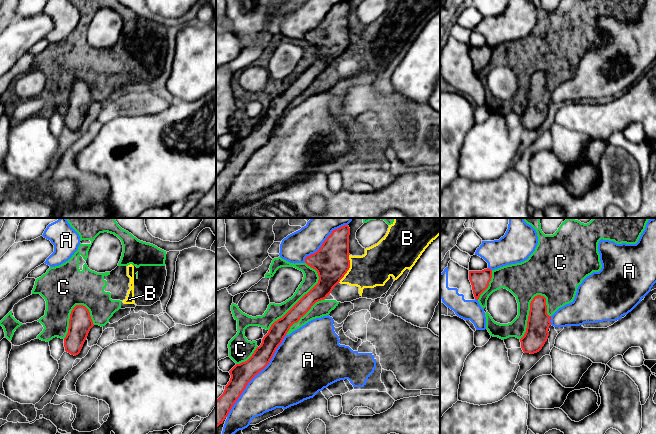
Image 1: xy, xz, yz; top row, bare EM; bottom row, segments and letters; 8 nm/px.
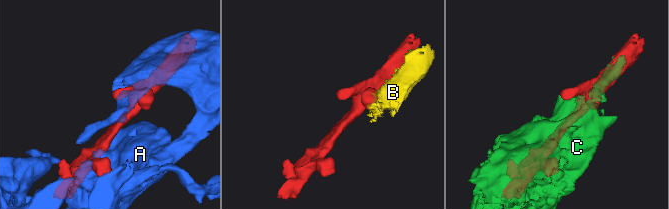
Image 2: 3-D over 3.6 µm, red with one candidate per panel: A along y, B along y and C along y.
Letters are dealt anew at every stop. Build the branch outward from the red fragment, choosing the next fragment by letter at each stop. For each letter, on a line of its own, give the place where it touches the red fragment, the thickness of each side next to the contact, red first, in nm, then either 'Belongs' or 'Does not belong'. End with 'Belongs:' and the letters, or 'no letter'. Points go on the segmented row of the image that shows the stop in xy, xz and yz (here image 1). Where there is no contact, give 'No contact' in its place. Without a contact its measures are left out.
A: Touches red at xz (254, 376). Thickness 180 nm (red) against 400 nm. Does not belong
B: Touches red at xz (349, 267). Thickness 280 nm (red) against 280 nm. Does not belong
C: Touches red at xz (304, 295). Thickness 170 nm (red) against 120 nm. Does not belong
Belongs: no letter

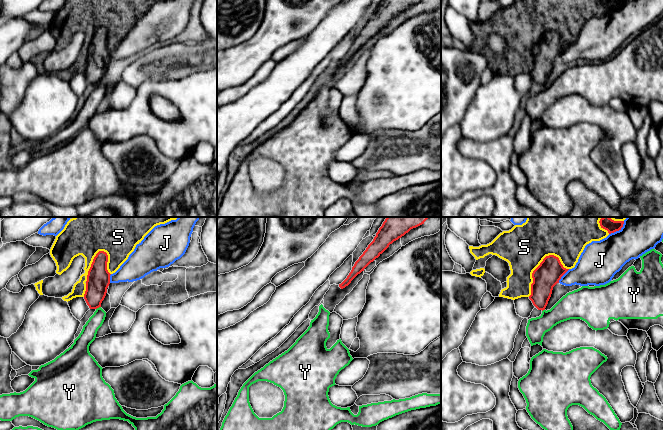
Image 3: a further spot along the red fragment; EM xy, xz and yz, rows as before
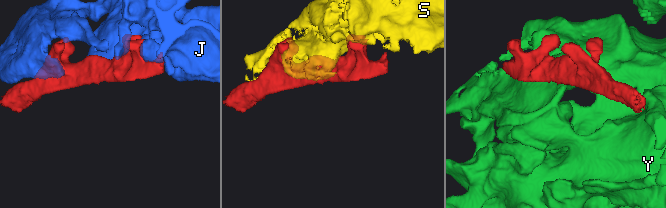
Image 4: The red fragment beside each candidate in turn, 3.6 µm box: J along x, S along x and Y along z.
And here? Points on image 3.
J: Touches red at yz (562, 275). Thickness 200 nm (red) against 260 nm. Does not belong
S: Touches red at yz (533, 271). Thickness 200 nm (red) against 360 nm. Does not belong
Y: Touches red at xy (98, 307). Thickness 190 nm (red) against 130 nm. Does not belong
Belongs: no letter

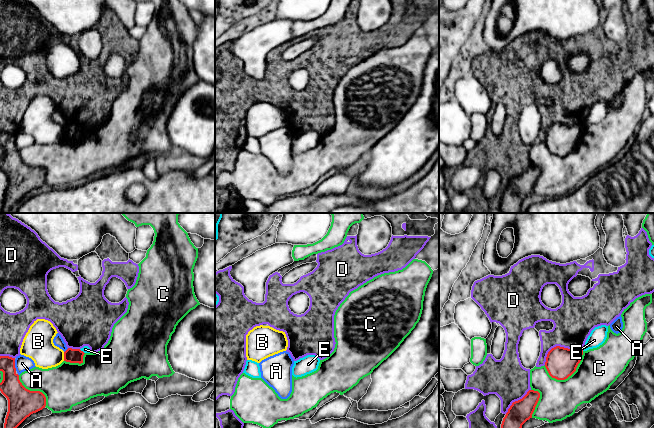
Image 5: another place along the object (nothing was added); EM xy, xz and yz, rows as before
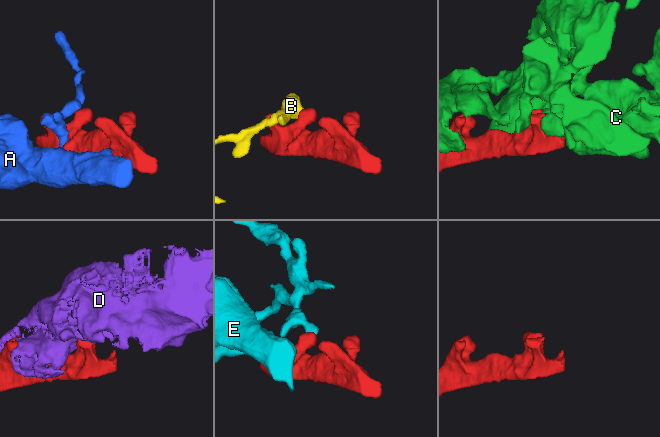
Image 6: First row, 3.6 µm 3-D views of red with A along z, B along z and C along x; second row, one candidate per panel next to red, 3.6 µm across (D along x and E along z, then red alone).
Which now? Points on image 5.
A: Touches red at xy (14, 365). Thickness 180 nm (red) against 130 nm. Does not belong
B: Touches red at xy (64, 356). Thickness 110 nm (red) against 240 nm. Does not belong
C: Touches red at yz (571, 374). Thickness 240 nm (red) against 320 nm. Does not belong
D: Touches red at yz (558, 346). Thickness 240 nm (red) against 320 nm. Does not belong
E: Touches red at xy (82, 351). Thickness 110 nm (red) against 60 nm. Does not belong
Belongs: no letter

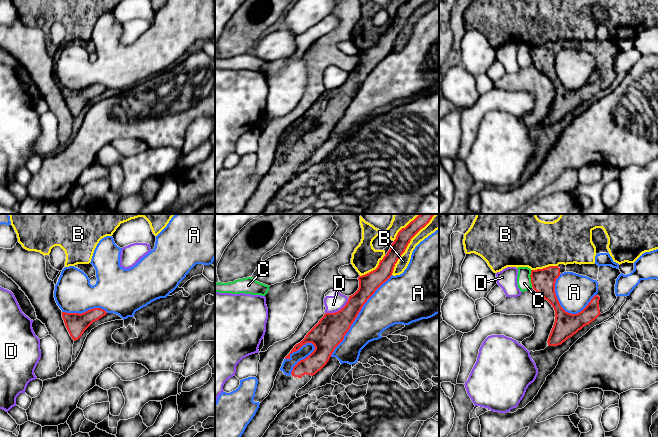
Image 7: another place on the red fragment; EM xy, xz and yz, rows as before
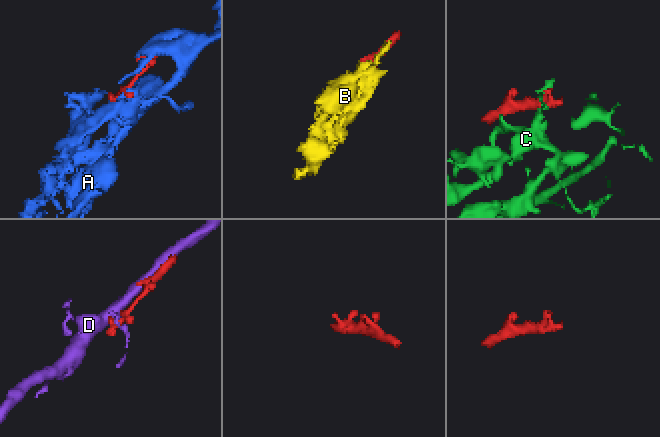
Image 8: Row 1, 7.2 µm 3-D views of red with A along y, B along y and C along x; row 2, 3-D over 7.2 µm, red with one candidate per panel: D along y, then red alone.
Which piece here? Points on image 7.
A: Touches red at xz (357, 315). Thickness 240 nm (red) against 300 nm. Does not belong
B: Touches red at xz (408, 243). Thickness 120 nm (red) against 90 nm. Does not belong
C: Touches red at yz (531, 278). Thickness 190 nm (red) against 110 nm. Does not belong
D: Touches red at xz (338, 311). Thickness 240 nm (red) against 130 nm. Does not belong
Belongs: no letter

